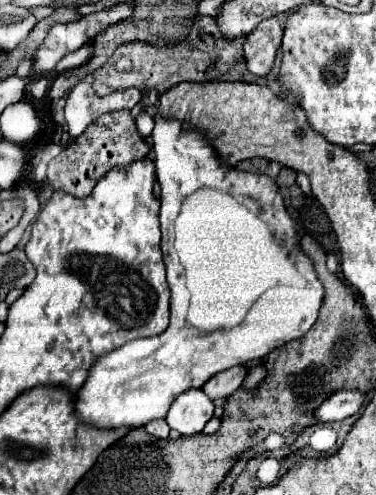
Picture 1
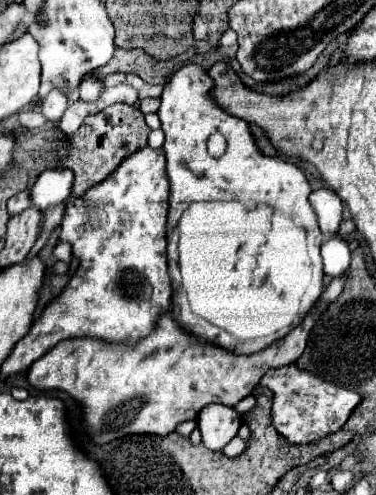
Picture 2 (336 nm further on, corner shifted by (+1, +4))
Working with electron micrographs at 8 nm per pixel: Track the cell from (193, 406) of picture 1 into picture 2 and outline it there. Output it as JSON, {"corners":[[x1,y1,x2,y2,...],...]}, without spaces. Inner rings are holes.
{"corners":[[210,404,206,406,198,416,198,428,202,432,202,444,208,450,222,450,242,426,242,416,222,404]]}

